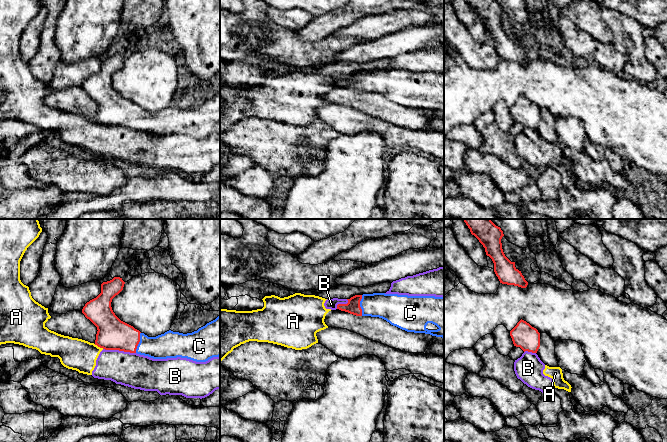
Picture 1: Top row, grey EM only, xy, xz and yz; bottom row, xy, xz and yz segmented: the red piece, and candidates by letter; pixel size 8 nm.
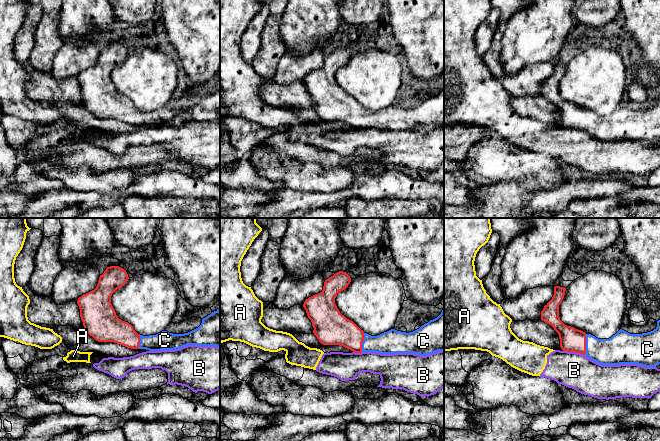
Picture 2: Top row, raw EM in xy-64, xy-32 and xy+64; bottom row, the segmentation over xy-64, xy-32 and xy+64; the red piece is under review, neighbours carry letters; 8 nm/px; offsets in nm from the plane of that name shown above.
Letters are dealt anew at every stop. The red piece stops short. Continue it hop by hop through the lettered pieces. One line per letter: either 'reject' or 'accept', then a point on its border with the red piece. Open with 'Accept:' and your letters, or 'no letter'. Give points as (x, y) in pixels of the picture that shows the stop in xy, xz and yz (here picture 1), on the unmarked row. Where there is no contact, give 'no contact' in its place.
Accept: C
A: reject | xy (99, 122)
B: reject | xy (119, 126)
C: accept | xz (359, 81)

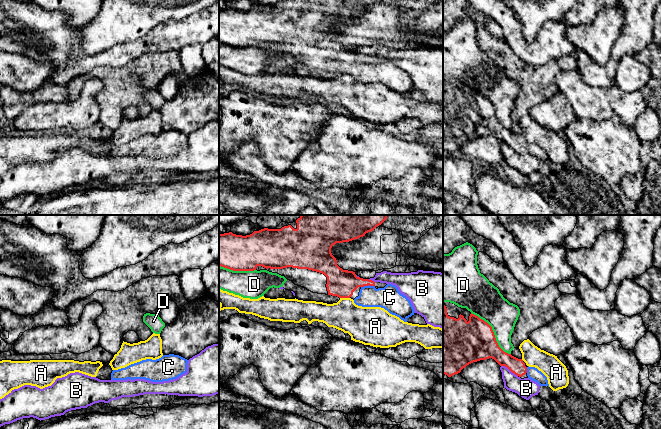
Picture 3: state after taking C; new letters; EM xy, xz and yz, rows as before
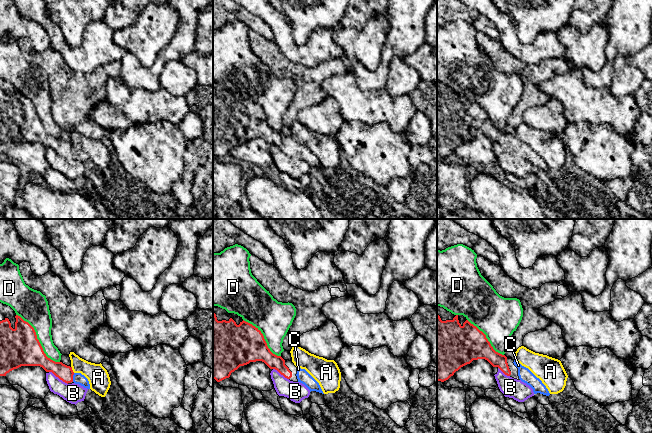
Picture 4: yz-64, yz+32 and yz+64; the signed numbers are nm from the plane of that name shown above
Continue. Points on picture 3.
Accept: C
A: reject | xz (345, 73)
B: reject | yz (509, 145)
C: accept | xz (367, 61)
D: reject | yz (493, 108)

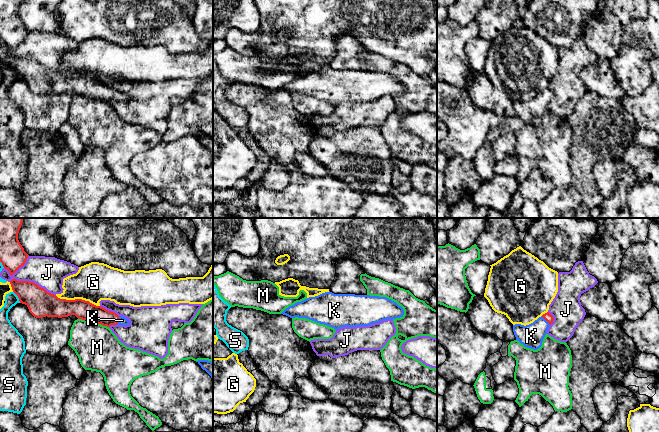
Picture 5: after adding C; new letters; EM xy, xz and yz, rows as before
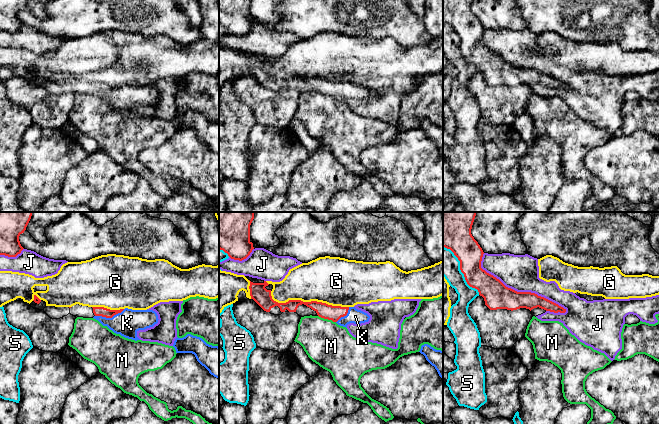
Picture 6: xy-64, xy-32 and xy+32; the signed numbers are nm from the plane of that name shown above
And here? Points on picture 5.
Accept: K
G: reject | xy (77, 75)
J: reject | xy (32, 58)
K: accept | xy (118, 96)
M: reject | xy (101, 100)
S: reject | xy (18, 73)

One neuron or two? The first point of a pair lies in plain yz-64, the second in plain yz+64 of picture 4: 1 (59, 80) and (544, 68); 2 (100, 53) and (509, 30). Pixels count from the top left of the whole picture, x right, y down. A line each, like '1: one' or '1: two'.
1: one
2: one

